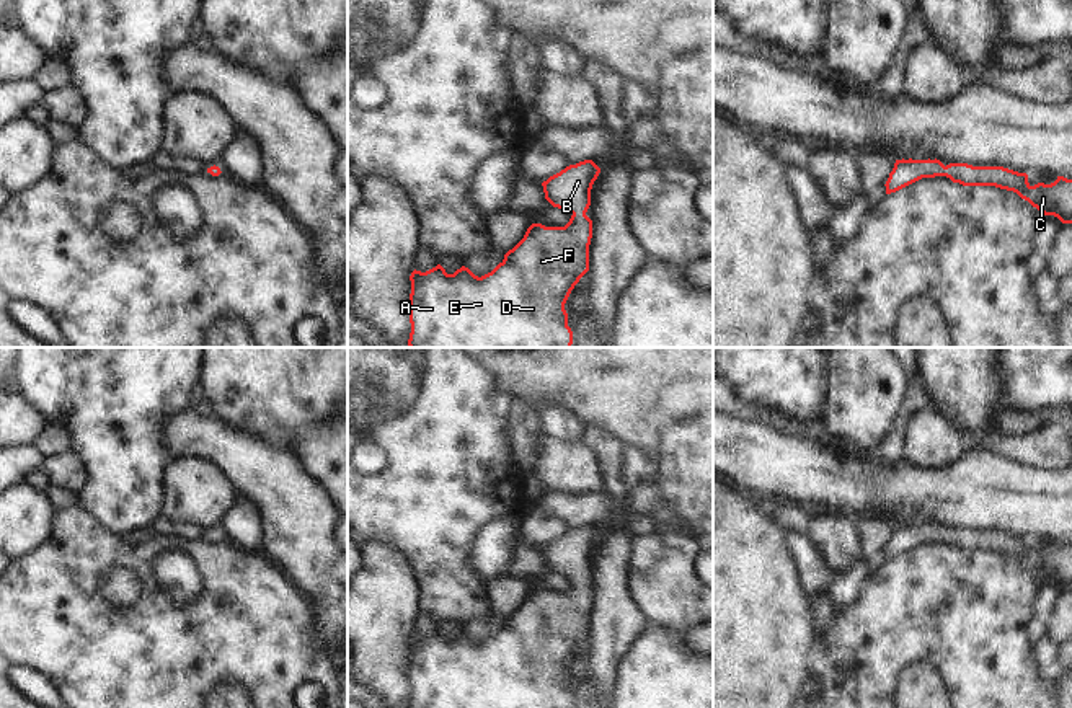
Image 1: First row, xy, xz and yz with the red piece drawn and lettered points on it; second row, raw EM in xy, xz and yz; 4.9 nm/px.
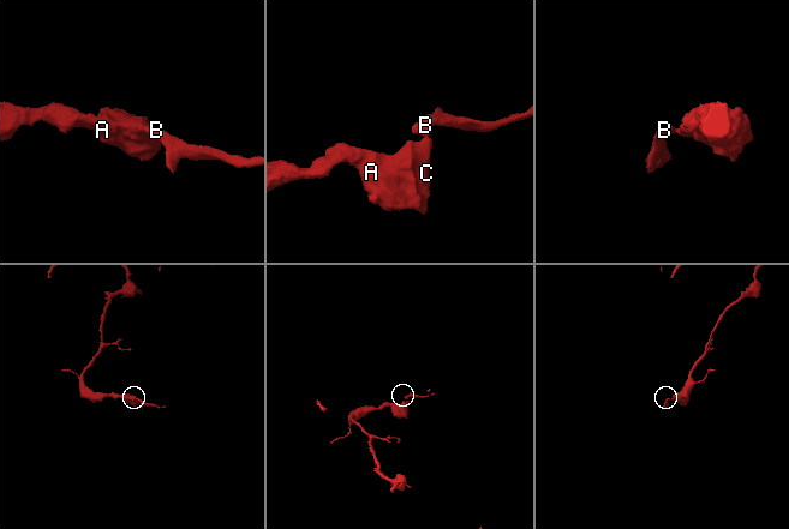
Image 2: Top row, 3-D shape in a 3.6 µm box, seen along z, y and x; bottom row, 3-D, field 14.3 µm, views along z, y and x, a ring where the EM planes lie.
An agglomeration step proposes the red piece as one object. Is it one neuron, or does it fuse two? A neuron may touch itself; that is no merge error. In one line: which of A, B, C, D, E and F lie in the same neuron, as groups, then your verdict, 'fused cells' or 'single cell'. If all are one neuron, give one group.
groups A B C D E F; single cell

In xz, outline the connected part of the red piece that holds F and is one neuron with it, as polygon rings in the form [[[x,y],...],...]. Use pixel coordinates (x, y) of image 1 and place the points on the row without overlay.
[[[584,525],[543,546],[545,564],[571,577],[569,587],[565,592],[532,589],[491,638],[478,643],[462,631],[447,639],[441,630],[426,638],[414,635],[410,641],[408,708],[573,708],[565,669],[589,636],[592,586],[586,577],[599,538],[592,525]]]

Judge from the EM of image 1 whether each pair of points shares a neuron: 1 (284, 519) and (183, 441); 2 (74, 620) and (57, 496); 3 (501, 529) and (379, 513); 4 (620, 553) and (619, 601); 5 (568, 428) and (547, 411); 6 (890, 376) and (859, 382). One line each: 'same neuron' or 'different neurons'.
1: same neuron
2: different neurons
3: different neurons
4: same neuron
5: same neuron
6: same neuron

